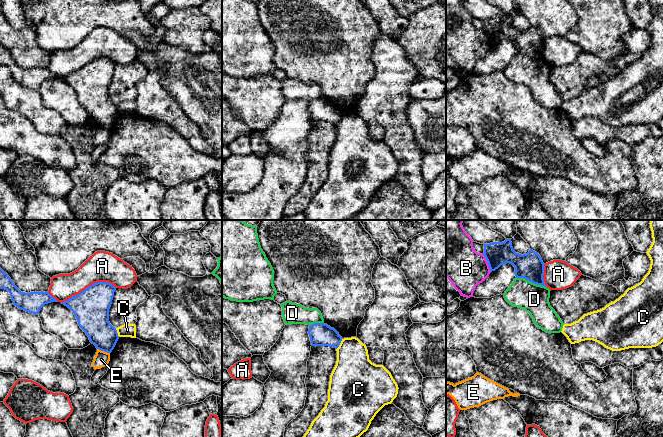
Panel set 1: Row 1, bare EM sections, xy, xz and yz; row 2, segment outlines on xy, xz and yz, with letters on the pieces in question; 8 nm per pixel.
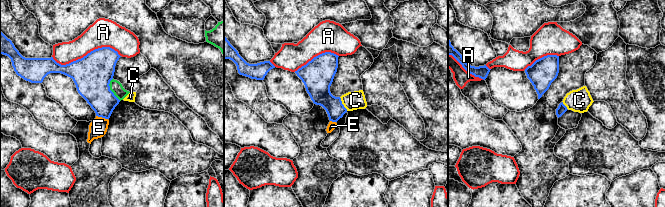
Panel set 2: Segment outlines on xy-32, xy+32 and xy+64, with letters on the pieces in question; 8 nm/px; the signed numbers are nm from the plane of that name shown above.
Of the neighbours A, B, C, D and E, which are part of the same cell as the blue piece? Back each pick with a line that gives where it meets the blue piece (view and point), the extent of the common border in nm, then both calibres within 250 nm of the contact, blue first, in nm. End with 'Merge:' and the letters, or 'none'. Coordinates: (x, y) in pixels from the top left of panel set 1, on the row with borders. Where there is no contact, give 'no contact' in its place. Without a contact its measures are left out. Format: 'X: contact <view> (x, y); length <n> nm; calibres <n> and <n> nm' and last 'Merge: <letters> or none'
Merge: none

